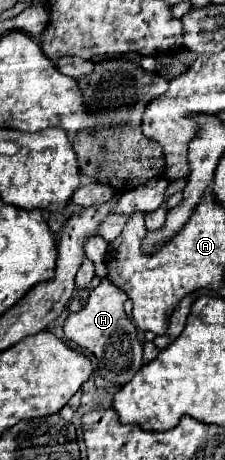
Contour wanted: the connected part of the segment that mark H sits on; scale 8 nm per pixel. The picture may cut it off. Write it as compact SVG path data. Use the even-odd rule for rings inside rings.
M101 280L101 284L91 290L87 306L79 312L69 314L63 324L65 336L77 346L95 354L97 372L101 374L101 378L109 380L115 386L129 382L133 374L137 374L137 370L143 366L143 342L137 338L137 326L123 310L125 300L127 294L121 288L117 288L109 280Z

